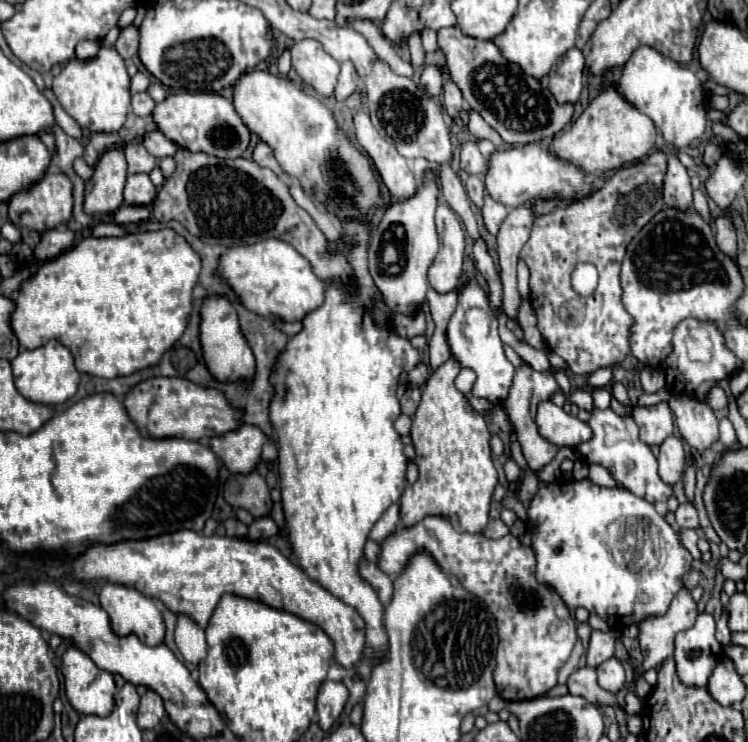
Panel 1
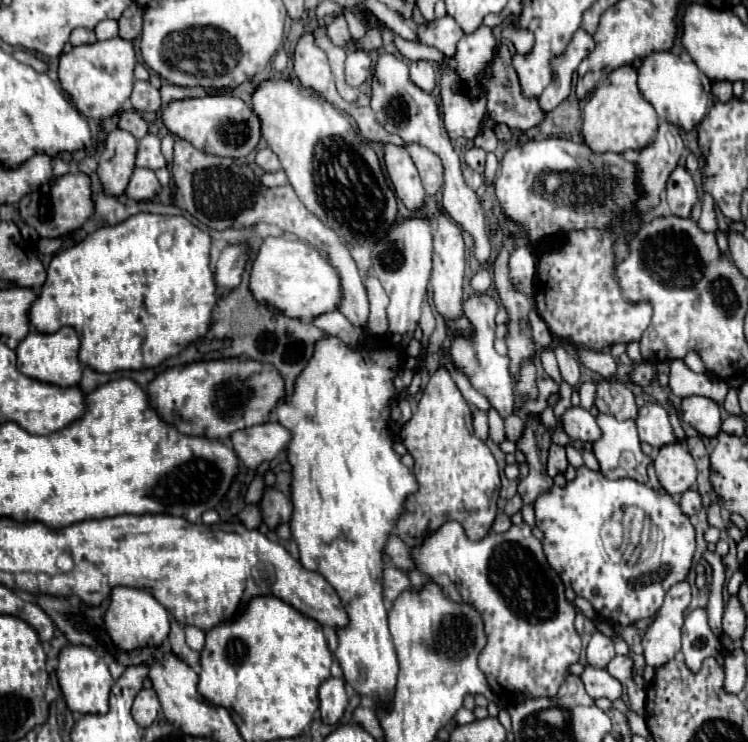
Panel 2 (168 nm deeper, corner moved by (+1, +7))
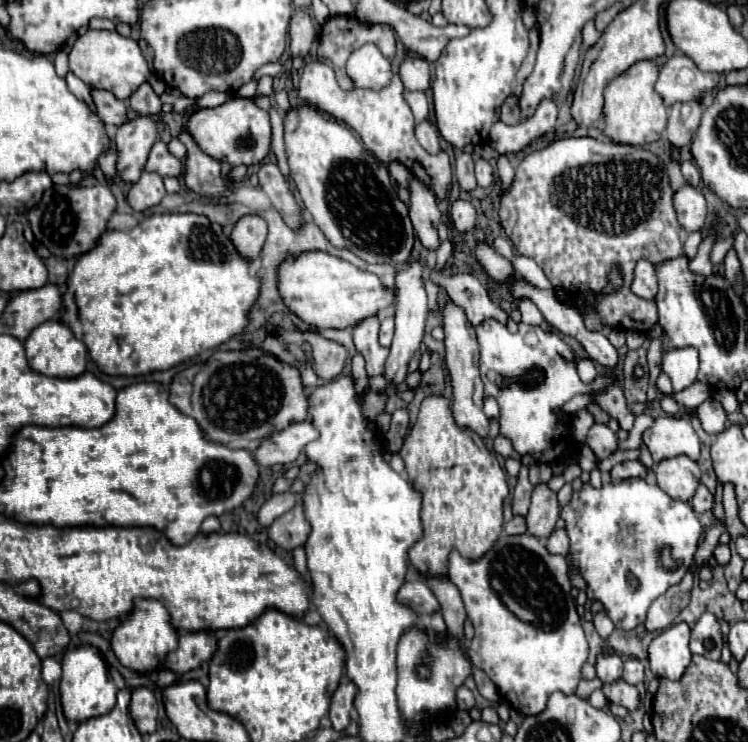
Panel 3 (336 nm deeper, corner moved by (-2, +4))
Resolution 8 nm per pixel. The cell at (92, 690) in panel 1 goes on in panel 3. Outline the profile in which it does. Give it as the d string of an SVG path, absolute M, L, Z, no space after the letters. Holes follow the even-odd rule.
M82 645L68 651L62 659L62 681L60 681L60 697L64 715L68 721L86 721L96 715L106 715L116 704L118 689L108 677L106 663L102 653L92 645Z

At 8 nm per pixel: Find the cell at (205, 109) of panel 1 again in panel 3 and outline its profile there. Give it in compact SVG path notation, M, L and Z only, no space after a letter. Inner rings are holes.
M232 97L218 107L196 109L186 117L184 127L188 127L188 133L194 137L194 141L206 155L232 167L260 163L270 151L272 131L268 111L260 109L252 99Z

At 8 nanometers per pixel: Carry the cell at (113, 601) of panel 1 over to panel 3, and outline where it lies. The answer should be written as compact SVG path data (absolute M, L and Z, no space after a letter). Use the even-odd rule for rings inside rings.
M136 599L128 617L114 629L110 643L112 643L112 651L116 653L118 661L124 667L138 671L138 673L146 673L146 671L158 669L166 653L178 647L178 633L170 621L170 613L160 601Z

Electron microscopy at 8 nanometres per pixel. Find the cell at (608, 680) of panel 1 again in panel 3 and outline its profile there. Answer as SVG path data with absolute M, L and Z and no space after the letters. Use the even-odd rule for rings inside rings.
M626 659L624 669L622 669L622 679L632 685L642 683L644 681L644 665L638 659Z

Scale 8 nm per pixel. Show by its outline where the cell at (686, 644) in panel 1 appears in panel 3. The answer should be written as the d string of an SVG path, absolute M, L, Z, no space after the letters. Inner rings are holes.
M704 613L694 629L692 629L692 637L690 637L690 651L694 655L704 655L706 659L720 659L720 651L722 651L722 635L720 635L720 627L718 627L718 617L712 613Z

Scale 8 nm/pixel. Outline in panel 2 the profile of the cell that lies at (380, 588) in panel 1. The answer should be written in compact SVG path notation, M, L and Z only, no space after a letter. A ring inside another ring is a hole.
M387 566L385 568L385 574L383 574L383 596L385 596L385 602L387 606L393 604L393 600L405 592L405 590L411 590L411 582L409 582L409 576L405 572L401 572L399 568L395 566Z

